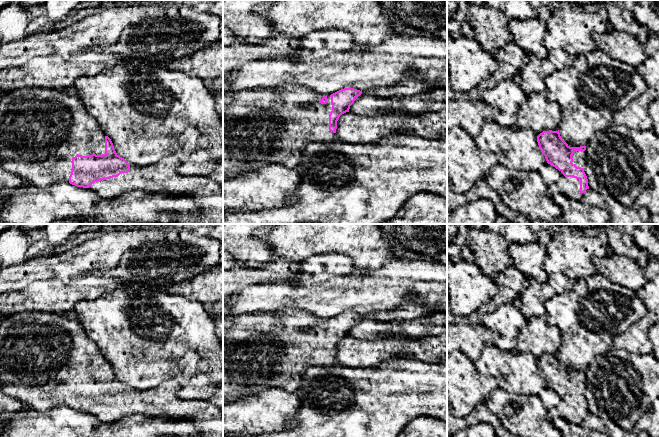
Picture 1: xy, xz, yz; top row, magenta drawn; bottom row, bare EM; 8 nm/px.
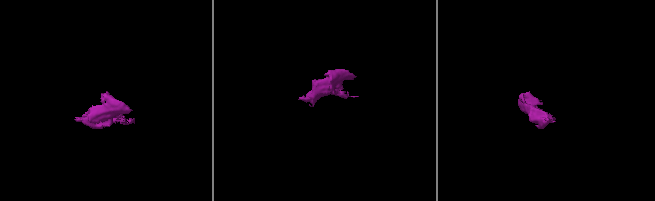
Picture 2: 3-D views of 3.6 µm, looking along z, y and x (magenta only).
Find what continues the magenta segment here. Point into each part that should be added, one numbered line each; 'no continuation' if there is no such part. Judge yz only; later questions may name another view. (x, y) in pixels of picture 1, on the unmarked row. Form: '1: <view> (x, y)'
1: yz (579, 381)
2: yz (569, 410)

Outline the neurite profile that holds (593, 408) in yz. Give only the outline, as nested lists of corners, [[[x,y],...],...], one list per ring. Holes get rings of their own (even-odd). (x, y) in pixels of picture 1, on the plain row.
[[[611,347],[603,355],[597,356],[592,361],[592,363],[586,369],[585,375],[586,375],[586,392],[584,393],[584,396],[588,403],[589,412],[597,416],[600,416],[601,411],[606,412],[609,418],[614,423],[616,423],[618,426],[620,426],[626,431],[632,431],[639,418],[652,407],[652,404],[656,399],[659,399],[659,360],[653,354],[639,355],[636,353],[631,353],[625,349],[616,349],[614,347]]]

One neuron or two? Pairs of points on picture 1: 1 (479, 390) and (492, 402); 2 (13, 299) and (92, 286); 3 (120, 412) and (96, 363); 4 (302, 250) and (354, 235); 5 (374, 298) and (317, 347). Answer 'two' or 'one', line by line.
1: two
2: one
3: one
4: one
5: two

